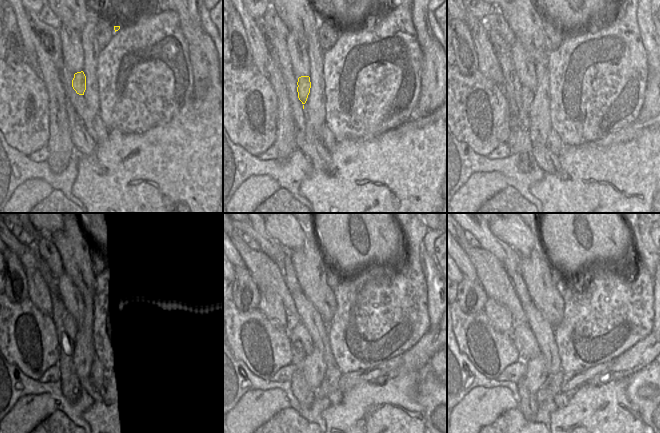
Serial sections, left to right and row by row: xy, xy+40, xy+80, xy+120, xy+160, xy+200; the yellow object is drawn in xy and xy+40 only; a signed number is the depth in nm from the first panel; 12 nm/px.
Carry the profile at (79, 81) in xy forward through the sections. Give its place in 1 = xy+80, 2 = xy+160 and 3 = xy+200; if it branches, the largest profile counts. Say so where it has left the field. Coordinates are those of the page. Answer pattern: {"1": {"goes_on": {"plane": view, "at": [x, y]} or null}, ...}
{"1": {"goes_on": {"plane": "xy+80", "at": [523, 98]}}, "2": {"goes_on": {"plane": "xy+160", "at": [302, 346]}}, "3": {"goes_on": {"plane": "xy+200", "at": [524, 341]}}}

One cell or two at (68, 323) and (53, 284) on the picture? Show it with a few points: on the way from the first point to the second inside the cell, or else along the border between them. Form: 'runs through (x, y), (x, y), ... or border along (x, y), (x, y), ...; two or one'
border along (51, 293), (55, 295); two

